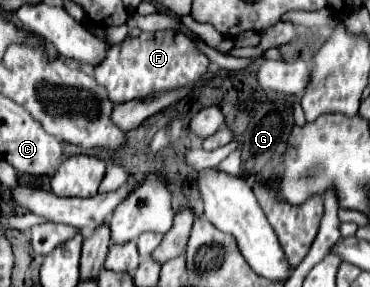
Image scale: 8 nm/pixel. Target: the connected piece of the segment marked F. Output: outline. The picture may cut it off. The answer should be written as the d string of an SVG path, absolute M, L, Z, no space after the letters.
M166 29L156 33L140 33L138 37L128 37L120 45L108 45L108 55L96 67L94 77L100 85L108 89L108 97L114 103L128 103L148 93L192 85L204 77L208 65L208 57L200 53L184 33Z

